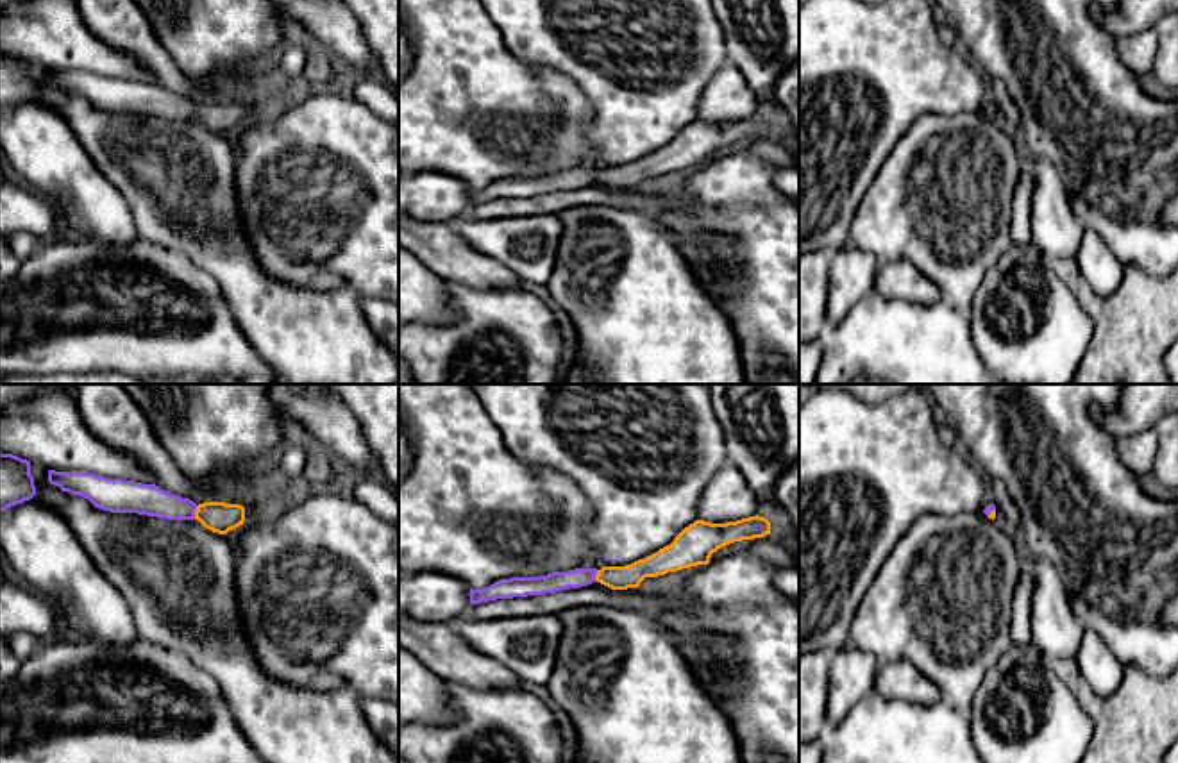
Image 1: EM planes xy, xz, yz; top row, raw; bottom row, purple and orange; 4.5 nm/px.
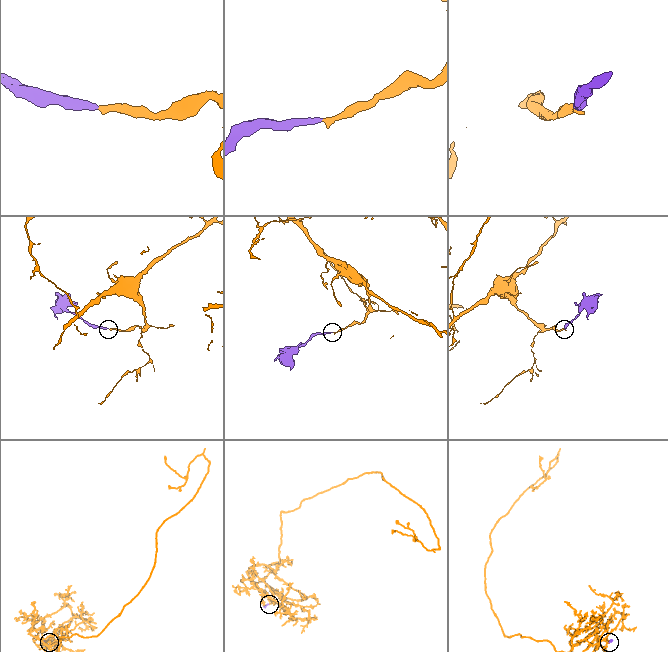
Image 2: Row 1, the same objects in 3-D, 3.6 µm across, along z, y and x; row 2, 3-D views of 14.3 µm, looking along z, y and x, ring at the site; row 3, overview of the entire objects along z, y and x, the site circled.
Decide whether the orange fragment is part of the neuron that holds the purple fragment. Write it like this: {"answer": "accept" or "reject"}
{"answer": "accept"}

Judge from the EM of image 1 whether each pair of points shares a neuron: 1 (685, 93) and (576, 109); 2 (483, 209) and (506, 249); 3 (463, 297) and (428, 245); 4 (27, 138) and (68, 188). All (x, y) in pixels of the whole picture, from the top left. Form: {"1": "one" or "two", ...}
{"1": "two", "2": "two", "3": "two", "4": "one"}

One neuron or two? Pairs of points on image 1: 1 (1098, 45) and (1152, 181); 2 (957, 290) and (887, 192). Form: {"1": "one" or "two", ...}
{"1": "one", "2": "one"}

